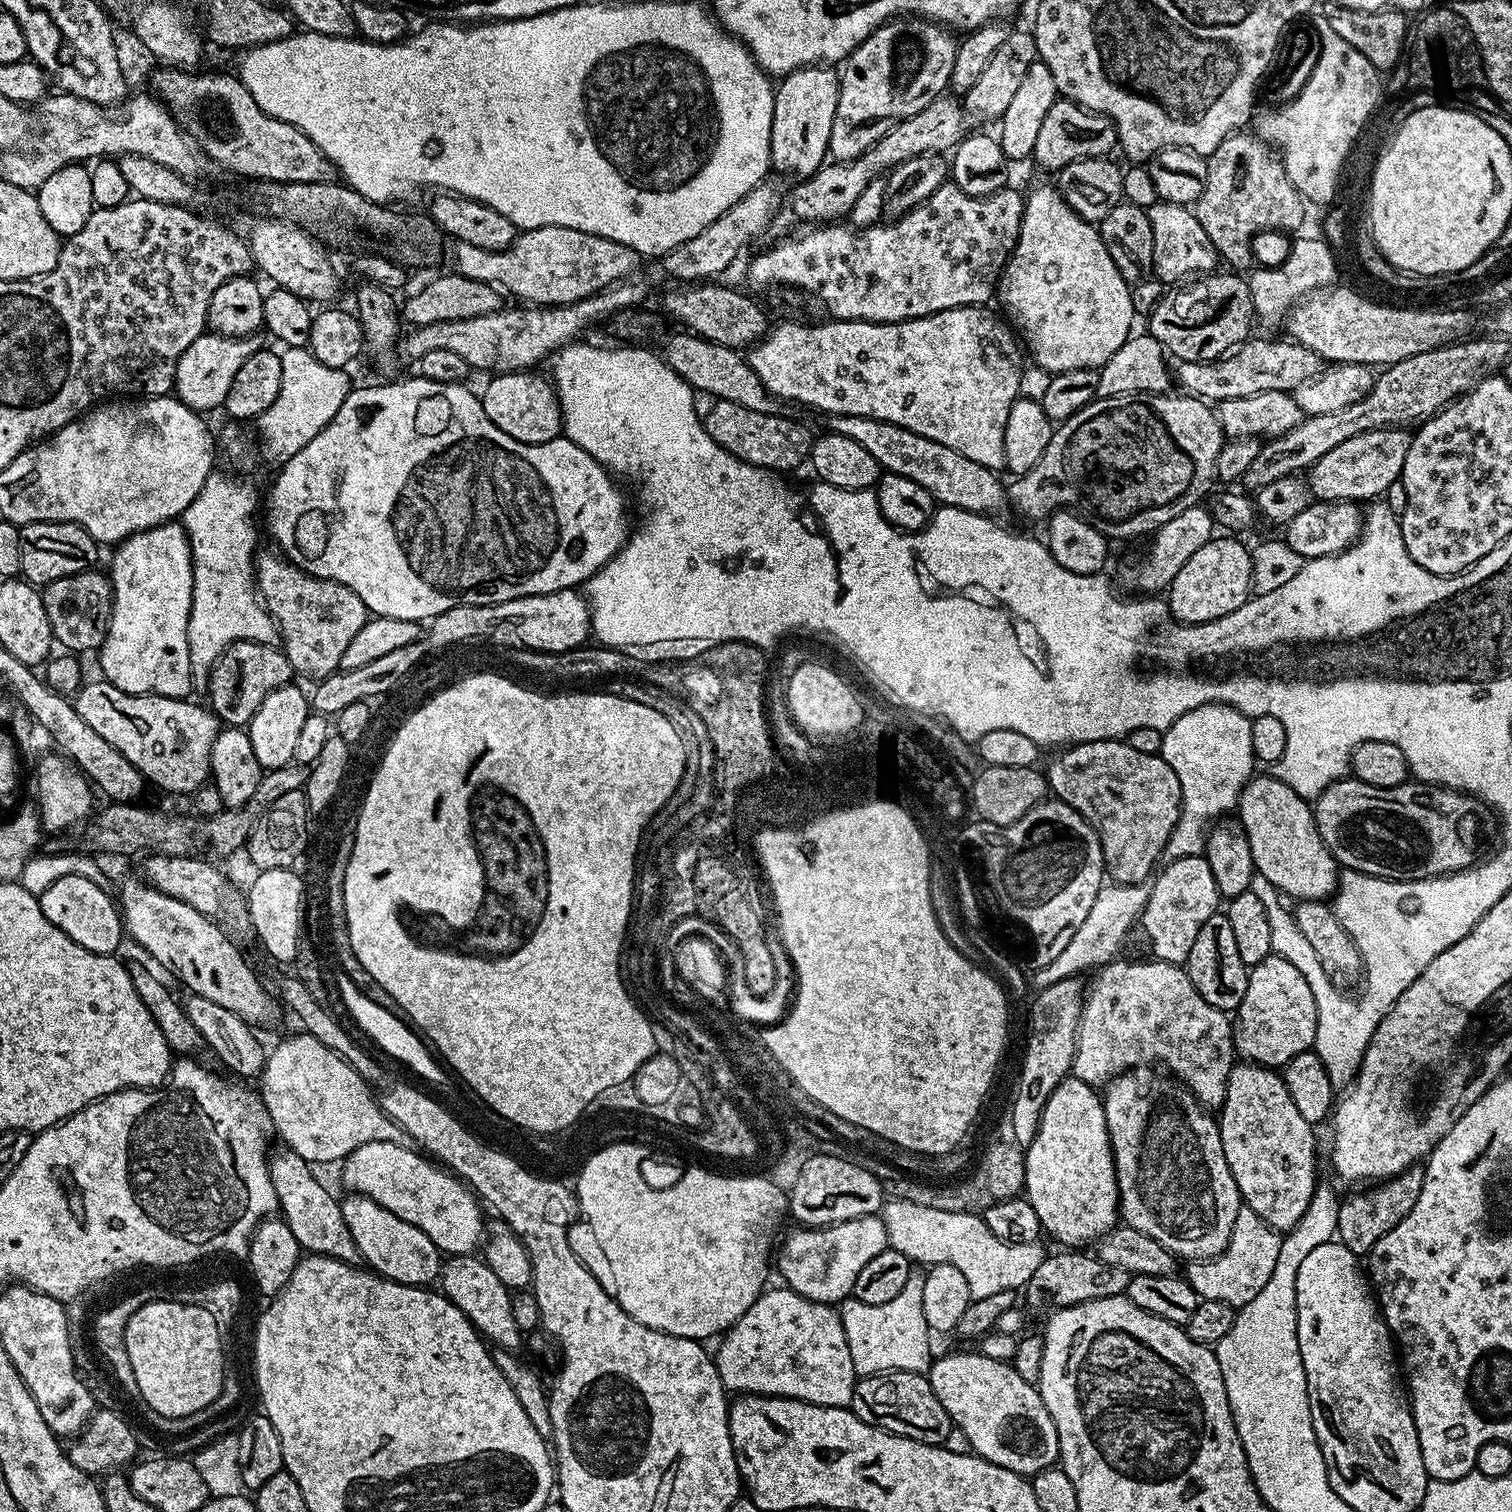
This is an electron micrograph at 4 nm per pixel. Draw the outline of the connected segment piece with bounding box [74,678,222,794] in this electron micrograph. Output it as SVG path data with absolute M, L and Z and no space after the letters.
M103 678L97 679L97 681L98 682L89 681L88 683L85 683L84 687L76 693L74 703L78 710L78 714L80 714L81 717L85 719L85 721L89 723L89 725L93 727L93 729L97 731L103 739L106 740L106 742L110 743L110 746L114 746L114 748L118 750L118 752L122 754L122 756L126 758L132 766L143 774L144 778L151 785L152 783L156 784L164 792L185 792L185 794L191 794L193 792L197 792L203 784L209 783L210 773L212 771L212 747L214 746L214 738L220 733L220 729L222 727L222 721L217 713L209 710L203 703L201 703L202 705L191 704L191 699L188 698L177 698L174 696L162 695L126 694L124 690L119 690L116 686Z

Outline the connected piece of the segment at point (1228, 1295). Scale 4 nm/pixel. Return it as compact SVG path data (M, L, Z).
M1242 1206L1238 1210L1238 1218L1234 1218L1234 1230L1230 1234L1230 1242L1220 1256L1212 1260L1197 1260L1187 1265L1186 1279L1188 1285L1196 1291L1201 1300L1226 1302L1234 1309L1242 1309L1270 1282L1270 1274L1274 1274L1274 1261L1278 1259L1278 1246L1282 1239L1277 1232L1254 1210Z

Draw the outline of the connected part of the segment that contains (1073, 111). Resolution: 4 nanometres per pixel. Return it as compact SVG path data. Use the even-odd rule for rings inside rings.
M1057 98L1038 130L1038 142L1034 142L1031 159L1037 160L1042 167L1049 168L1052 174L1056 174L1075 160L1107 157L1111 153L1108 151L1115 149L1117 144L1116 128L1112 125L1111 118L1100 112L1089 112L1073 100Z

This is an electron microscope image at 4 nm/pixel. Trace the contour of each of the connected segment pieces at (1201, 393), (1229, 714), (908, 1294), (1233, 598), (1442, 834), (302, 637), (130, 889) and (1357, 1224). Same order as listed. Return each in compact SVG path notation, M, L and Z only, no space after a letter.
M1249 338L1231 352L1217 360L1202 362L1179 361L1174 368L1174 380L1181 384L1189 396L1205 402L1219 402L1230 398L1250 398L1263 392L1295 393L1297 386L1312 380L1322 370L1322 361L1317 352L1306 346L1284 340L1255 340Z
M1203 704L1186 714L1179 716L1168 728L1163 729L1164 741L1158 755L1167 762L1170 770L1178 774L1180 783L1180 820L1166 842L1162 856L1171 862L1187 856L1199 856L1203 853L1206 833L1217 818L1237 807L1240 802L1240 791L1246 787L1254 775L1258 761L1254 754L1254 742L1250 735L1253 717L1242 714L1229 704Z
M913 1270L902 1286L902 1294L882 1306L870 1306L849 1298L839 1305L840 1321L846 1330L850 1358L854 1361L857 1377L879 1376L885 1372L927 1373L934 1359L932 1344L928 1341L930 1329L926 1314L922 1314L922 1286L924 1272Z
M1213 538L1193 554L1190 562L1178 570L1174 582L1166 589L1166 603L1172 617L1181 624L1205 624L1222 618L1250 599L1252 587L1252 553L1239 544L1239 539Z
M1355 778L1334 781L1314 801L1316 829L1322 838L1322 842L1326 842L1326 846L1332 851L1332 856L1336 859L1337 865L1343 866L1345 869L1360 871L1362 874L1374 875L1378 879L1390 880L1430 879L1433 876L1444 876L1448 873L1460 872L1464 868L1471 868L1478 860L1476 835L1480 832L1480 808L1482 809L1481 801L1477 800L1475 796L1468 795L1467 792L1460 792L1457 788L1445 788L1439 784L1425 784L1423 782L1409 782L1393 788L1379 788L1378 786L1366 786L1366 782Z
M279 554L257 555L254 575L258 595L272 619L276 621L282 650L293 673L297 677L313 676L313 681L316 682L331 676L340 668L342 653L345 652L347 644L370 618L362 598L358 598L354 590L338 582L306 574Z
M143 879L128 880L120 888L119 905L129 937L133 936L158 963L180 976L187 991L194 996L218 1002L230 1014L238 1014L247 1024L272 1024L280 1016L281 1005L264 989L256 972L244 961L233 937L215 920L203 916L194 906L186 906L178 898L170 898Z
M1413 1164L1402 1174L1392 1177L1391 1180L1373 1183L1365 1192L1356 1192L1353 1196L1344 1196L1340 1202L1338 1210L1338 1226L1336 1227L1336 1236L1339 1243L1346 1245L1351 1252L1358 1258L1367 1257L1372 1251L1372 1247L1410 1210L1414 1210L1414 1202L1418 1202L1418 1194L1422 1194L1422 1182L1424 1181L1424 1164Z

